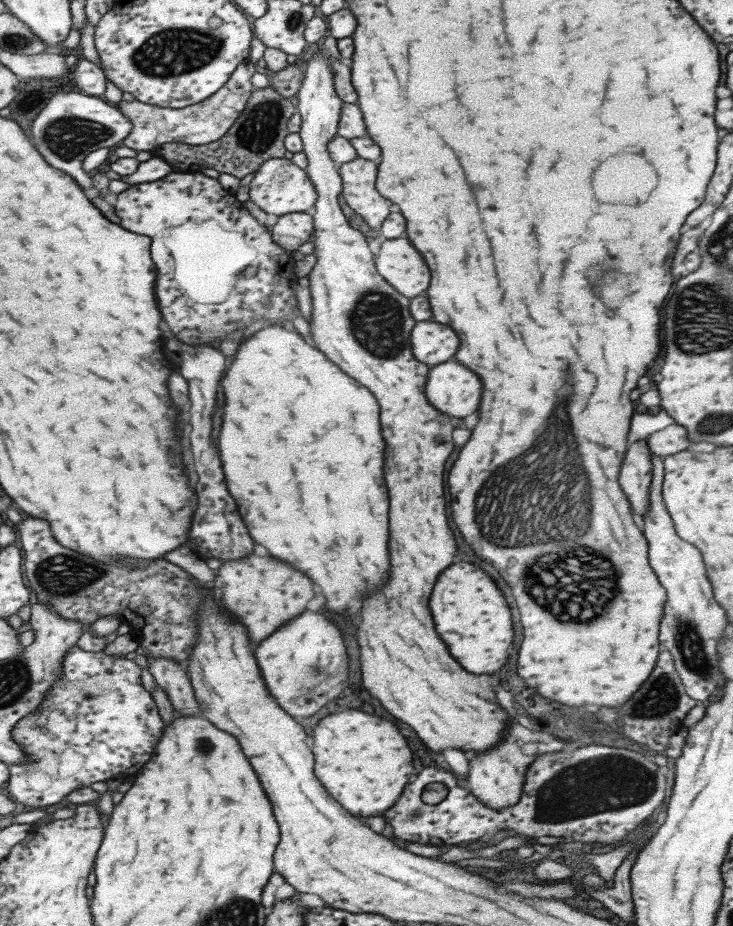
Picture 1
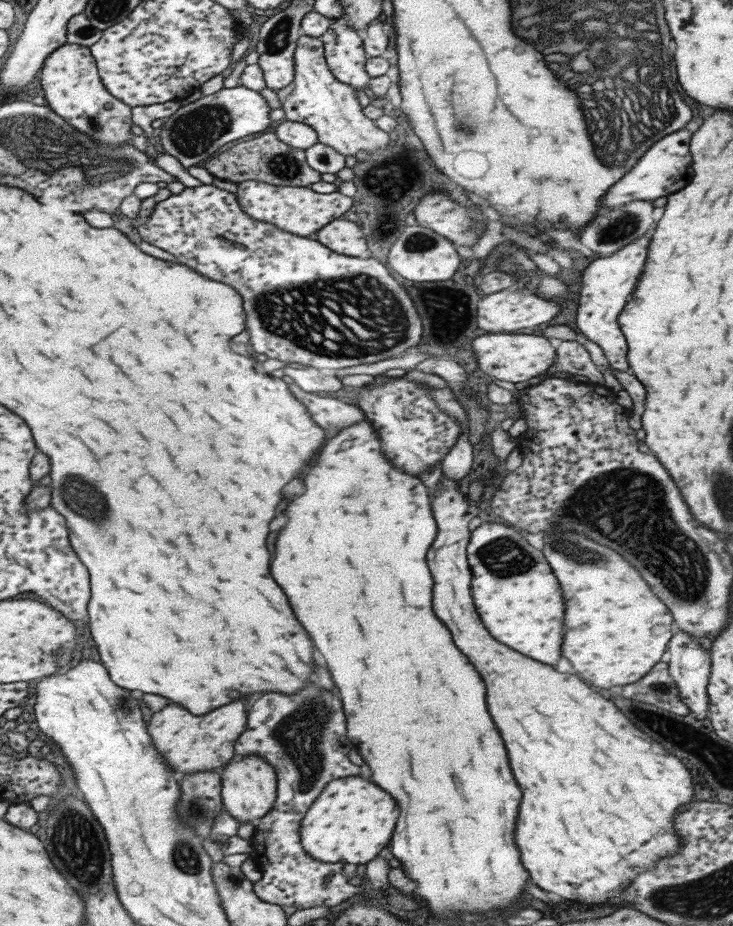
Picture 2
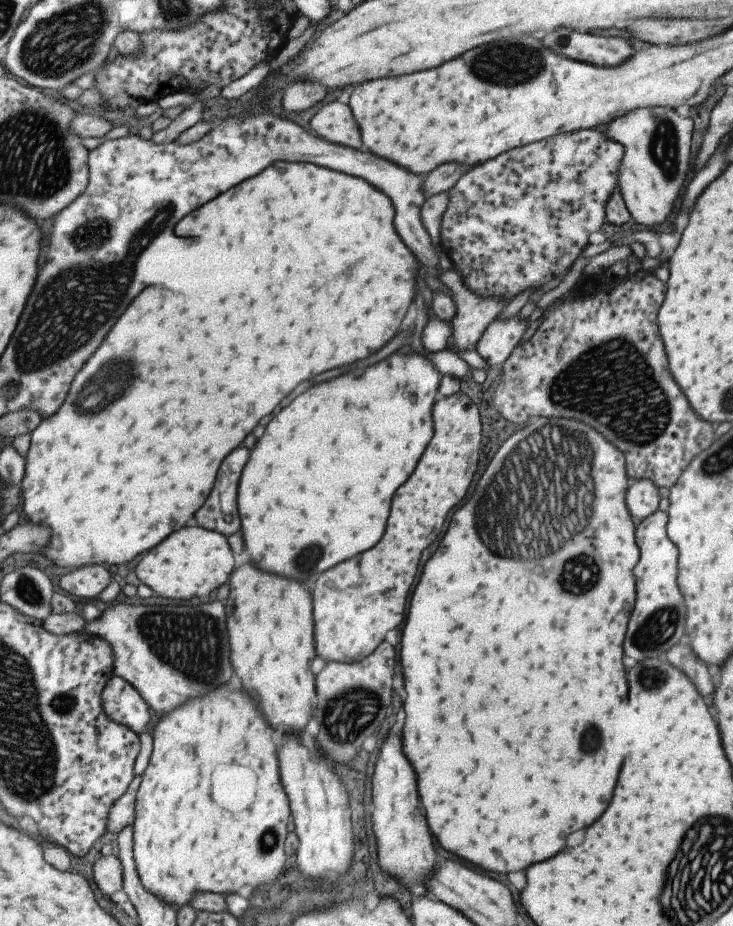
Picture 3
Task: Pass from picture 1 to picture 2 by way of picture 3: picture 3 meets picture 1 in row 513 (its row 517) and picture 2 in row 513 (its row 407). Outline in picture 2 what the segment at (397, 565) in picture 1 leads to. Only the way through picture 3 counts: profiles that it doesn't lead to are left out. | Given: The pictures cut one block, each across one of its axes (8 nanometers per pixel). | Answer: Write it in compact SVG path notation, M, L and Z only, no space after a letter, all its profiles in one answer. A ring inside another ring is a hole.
M441 478L436 484L436 490L434 498L430 504L433 518L436 522L436 536L431 543L429 550L427 551L425 562L431 570L431 576L433 576L433 610L435 610L435 616L449 628L451 636L453 636L453 642L455 646L465 654L469 656L469 662L475 666L475 670L481 674L483 682L485 682L485 688L487 688L487 710L491 714L491 720L495 722L497 730L501 732L501 738L503 738L503 744L505 744L505 750L507 750L507 758L509 758L509 764L511 764L511 772L515 776L515 780L519 782L519 788L521 788L521 806L519 806L519 818L517 818L517 830L515 830L515 844L519 846L519 852L521 852L521 862L523 862L523 868L529 872L531 876L531 882L545 890L545 892L553 892L553 894L559 894L561 898L565 900L577 900L581 904L591 904L591 906L601 906L605 904L609 898L613 898L613 894L625 890L629 884L631 884L631 878L637 874L633 872L631 868L633 866L641 866L641 872L651 868L655 862L659 862L661 858L667 858L667 856L673 856L681 850L681 837L677 836L675 829L673 829L673 816L679 812L677 808L693 802L694 790L693 782L691 782L691 774L689 770L681 764L679 758L675 758L673 754L669 754L667 750L663 750L655 740L651 740L647 734L643 734L639 728L635 728L609 700L605 700L603 696L599 696L597 692L593 692L587 684L583 684L577 676L573 674L561 674L557 670L553 670L551 666L545 666L541 662L535 662L531 658L525 658L521 654L517 654L515 650L499 644L497 640L493 640L487 630L483 628L483 624L479 622L477 618L477 612L473 608L473 602L471 602L471 594L469 594L469 578L471 573L469 572L469 565L466 561L466 546L469 540L469 520L473 516L477 516L478 508L467 504L465 496L459 492L458 483L455 480L449 480L449 478Z

